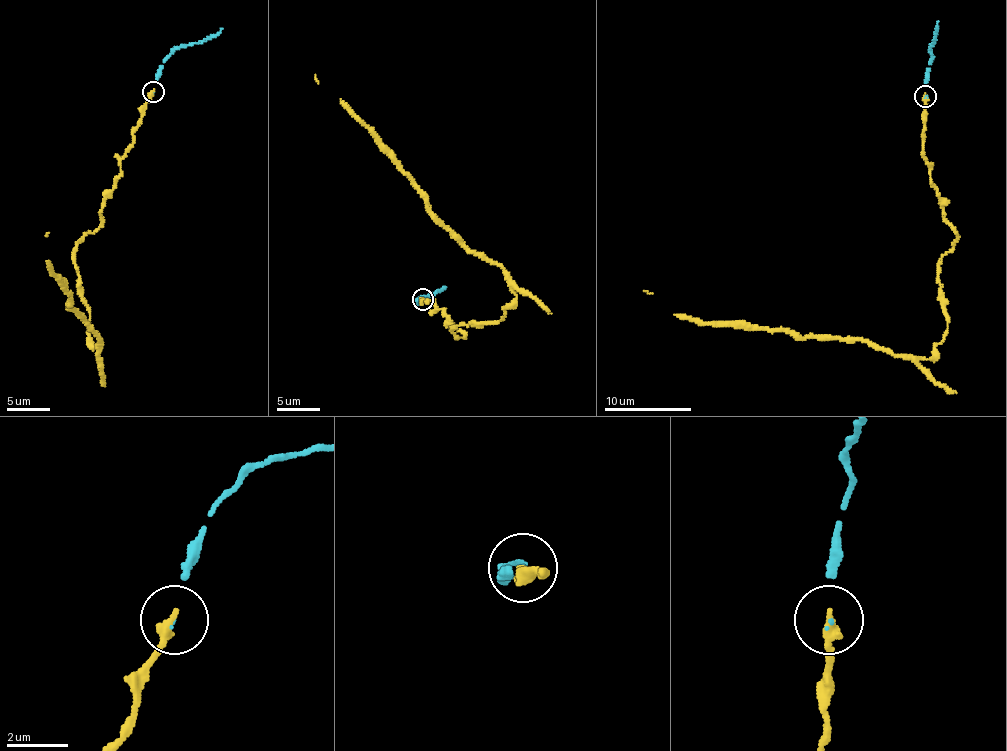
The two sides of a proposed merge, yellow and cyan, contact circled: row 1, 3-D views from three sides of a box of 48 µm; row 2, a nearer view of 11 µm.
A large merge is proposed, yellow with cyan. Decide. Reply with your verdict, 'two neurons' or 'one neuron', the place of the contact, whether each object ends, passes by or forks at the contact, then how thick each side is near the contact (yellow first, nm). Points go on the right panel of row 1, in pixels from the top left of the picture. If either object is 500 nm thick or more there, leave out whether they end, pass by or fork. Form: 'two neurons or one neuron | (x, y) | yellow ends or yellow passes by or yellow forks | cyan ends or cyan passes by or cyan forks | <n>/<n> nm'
one neuron | (925, 96) | yellow ends | cyan ends | 320/50 nm

